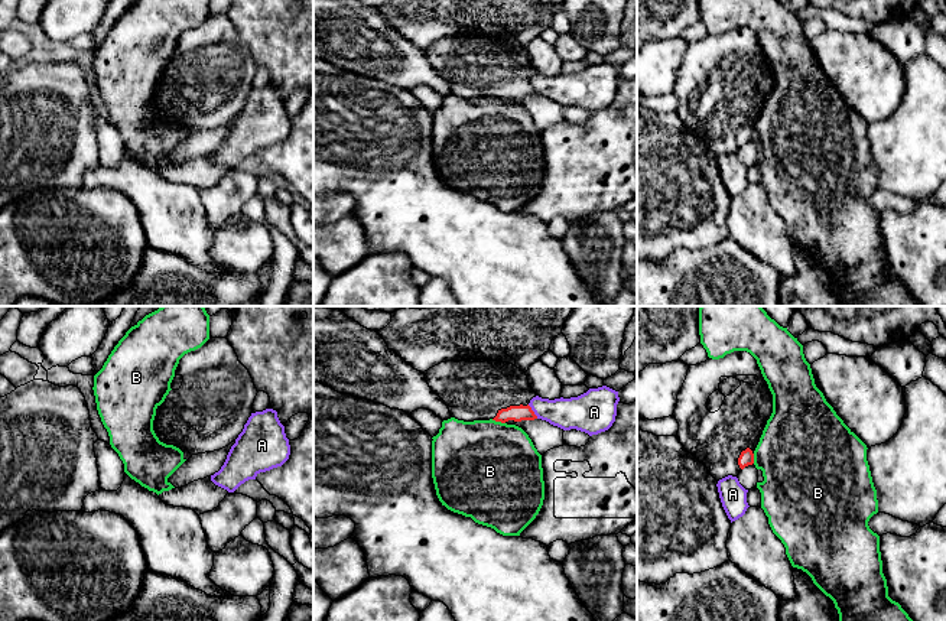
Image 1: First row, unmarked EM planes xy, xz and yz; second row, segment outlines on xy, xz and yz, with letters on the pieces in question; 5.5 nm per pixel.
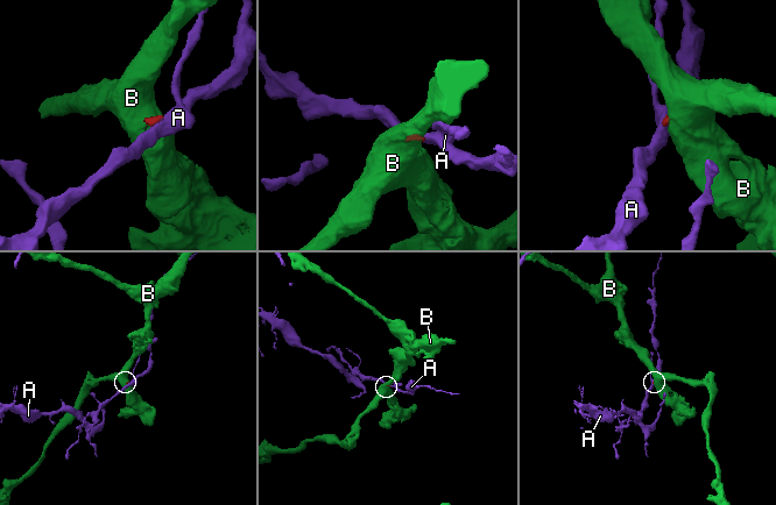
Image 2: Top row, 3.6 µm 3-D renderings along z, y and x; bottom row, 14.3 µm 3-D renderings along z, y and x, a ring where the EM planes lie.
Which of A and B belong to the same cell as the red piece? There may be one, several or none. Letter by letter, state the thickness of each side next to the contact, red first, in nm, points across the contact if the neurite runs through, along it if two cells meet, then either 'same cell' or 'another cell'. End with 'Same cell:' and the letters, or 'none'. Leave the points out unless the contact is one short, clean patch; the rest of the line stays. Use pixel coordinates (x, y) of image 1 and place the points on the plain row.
A: 90/180 nm | along xz (527, 81), (537, 94) | another cell
B: 90/480 nm | another cell
Same cell: none

